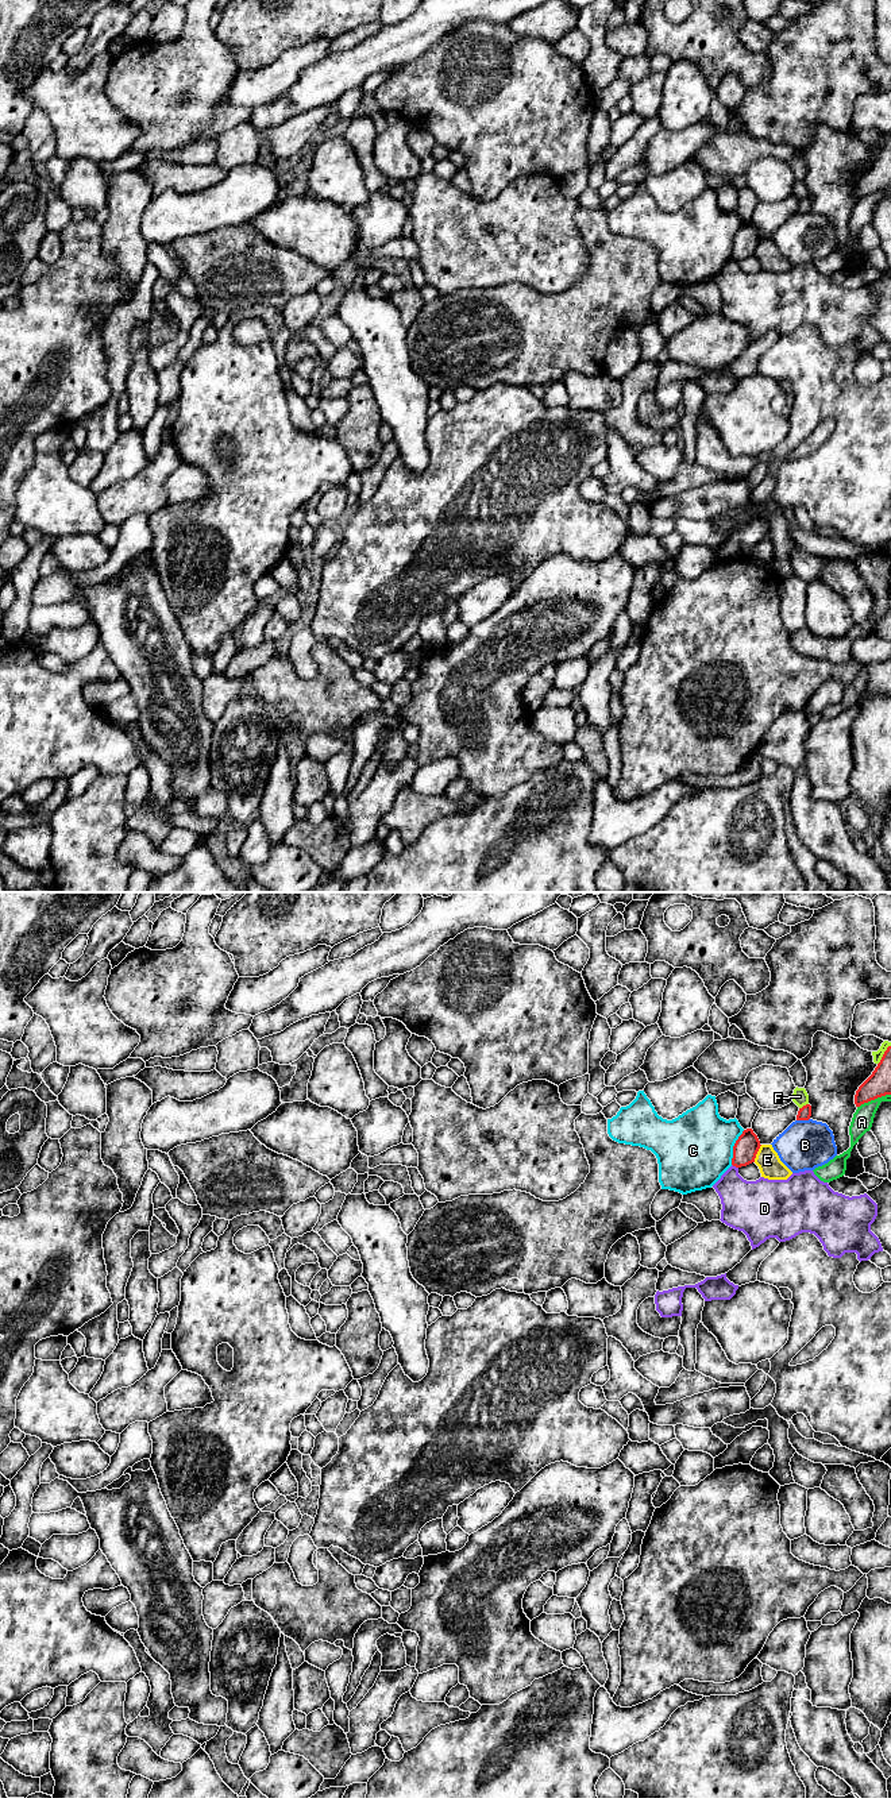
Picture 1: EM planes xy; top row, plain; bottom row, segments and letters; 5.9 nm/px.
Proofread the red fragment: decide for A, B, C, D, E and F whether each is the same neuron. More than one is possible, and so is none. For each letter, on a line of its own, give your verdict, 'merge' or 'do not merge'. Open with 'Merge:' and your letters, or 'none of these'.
Merge: none of these
A: do not merge
B: do not merge
C: do not merge
D: do not merge
E: do not merge
F: do not merge

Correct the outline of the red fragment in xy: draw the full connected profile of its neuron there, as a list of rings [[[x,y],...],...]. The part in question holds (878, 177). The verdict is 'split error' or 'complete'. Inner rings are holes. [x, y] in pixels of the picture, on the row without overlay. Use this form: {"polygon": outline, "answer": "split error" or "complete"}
{"polygon": [[[891,139],[887,140],[872,167],[856,184],[855,197],[860,200],[886,188],[891,188]]], "answer": "complete"}

